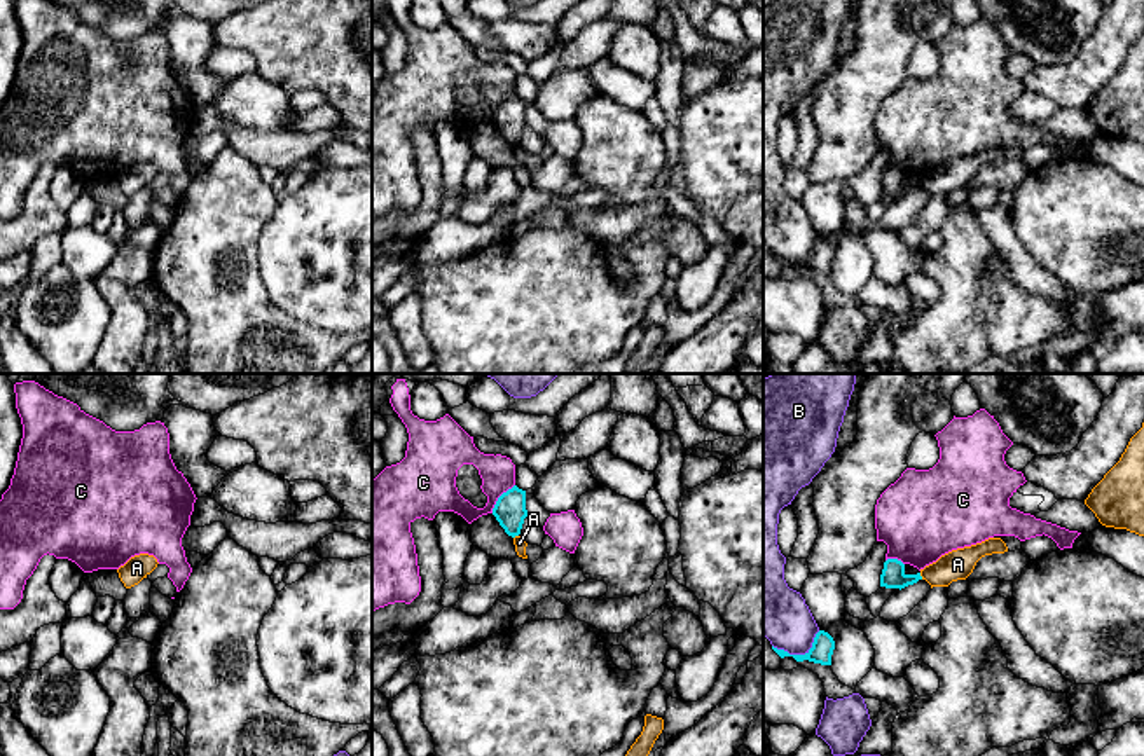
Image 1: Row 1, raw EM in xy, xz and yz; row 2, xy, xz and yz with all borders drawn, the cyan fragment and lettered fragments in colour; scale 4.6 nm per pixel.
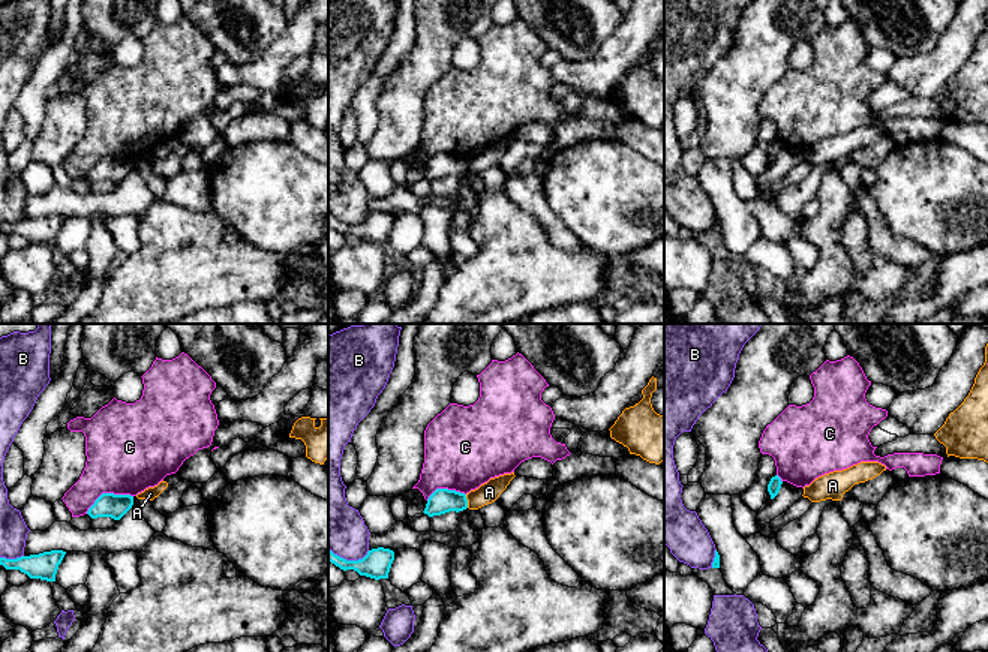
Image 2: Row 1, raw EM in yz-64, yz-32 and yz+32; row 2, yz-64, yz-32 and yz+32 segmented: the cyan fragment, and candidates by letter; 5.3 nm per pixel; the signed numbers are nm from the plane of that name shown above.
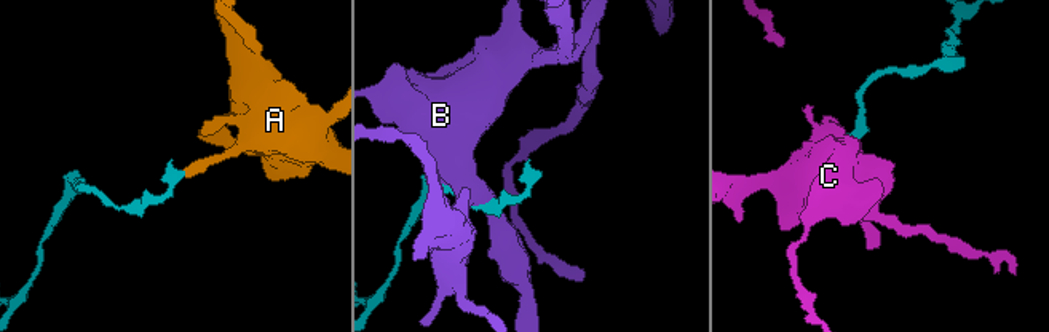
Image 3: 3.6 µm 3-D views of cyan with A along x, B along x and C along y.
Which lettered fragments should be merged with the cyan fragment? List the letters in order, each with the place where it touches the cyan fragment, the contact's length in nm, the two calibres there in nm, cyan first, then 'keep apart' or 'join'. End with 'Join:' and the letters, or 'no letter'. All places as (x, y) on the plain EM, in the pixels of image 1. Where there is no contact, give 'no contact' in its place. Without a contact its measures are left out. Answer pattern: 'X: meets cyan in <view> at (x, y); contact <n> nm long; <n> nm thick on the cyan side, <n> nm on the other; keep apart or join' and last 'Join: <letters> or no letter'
A: meets cyan in yz at (921, 185); contact 40 nm long; 110 nm thick on the cyan side, 140 nm on the other; keep apart
B: meets cyan in yz at (799, 264); contact 240 nm long; 100 nm thick on the cyan side, 260 nm on the other; keep apart
C: meets cyan in xz at (498, 107); contact 170 nm long; 140 nm thick on the cyan side, 160 nm on the other; keep apart
Join: no letter

